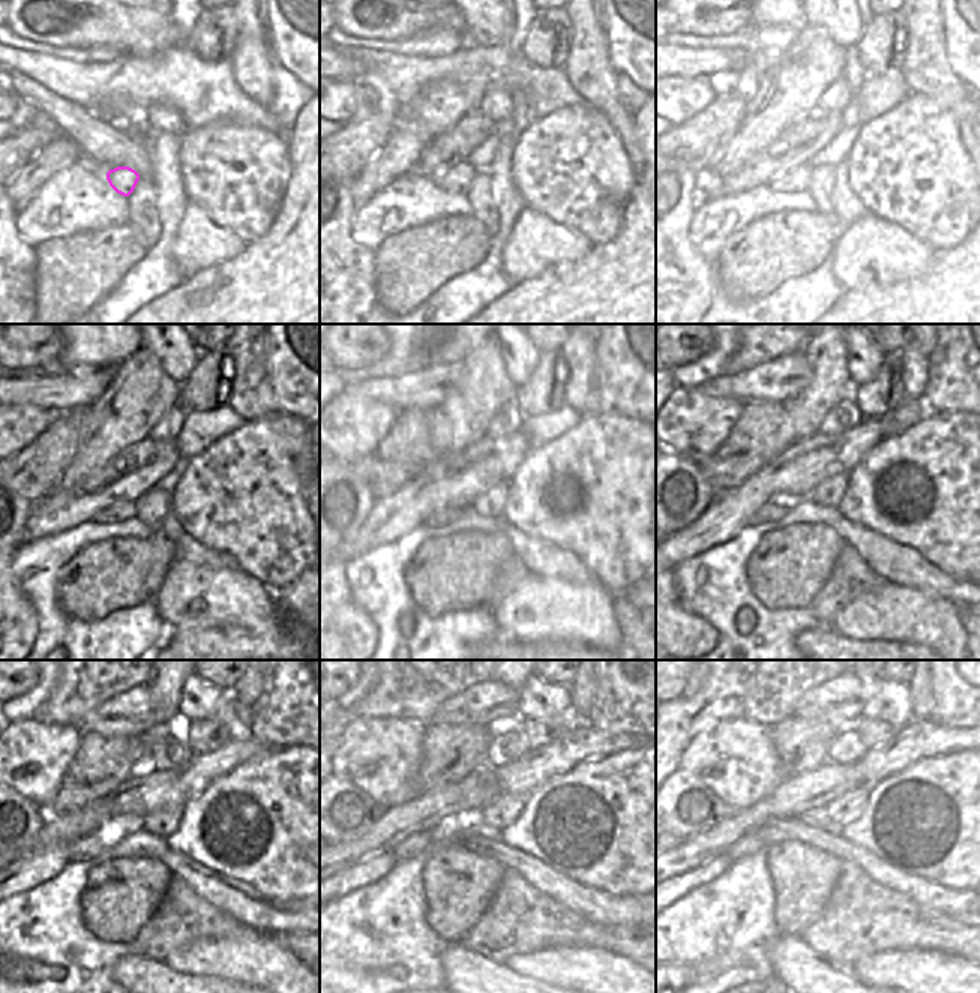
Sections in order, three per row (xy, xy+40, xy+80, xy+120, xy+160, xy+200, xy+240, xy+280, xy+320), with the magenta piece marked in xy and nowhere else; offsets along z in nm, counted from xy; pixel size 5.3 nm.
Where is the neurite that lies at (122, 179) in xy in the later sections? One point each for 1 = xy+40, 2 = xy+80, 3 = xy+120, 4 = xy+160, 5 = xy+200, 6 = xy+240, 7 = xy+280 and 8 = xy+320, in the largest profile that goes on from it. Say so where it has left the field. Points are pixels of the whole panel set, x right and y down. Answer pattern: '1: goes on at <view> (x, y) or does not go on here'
1: goes on at xy+40 (458, 179)
2: goes on at xy+80 (794, 180)
3: goes on at xy+120 (117, 513)
4: goes on at xy+160 (441, 518)
5: goes on at xy+200 (769, 512)
6: goes on at xy+240 (89, 846)
7: goes on at xy+280 (419, 843)
8: goes on at xy+320 (749, 845)

